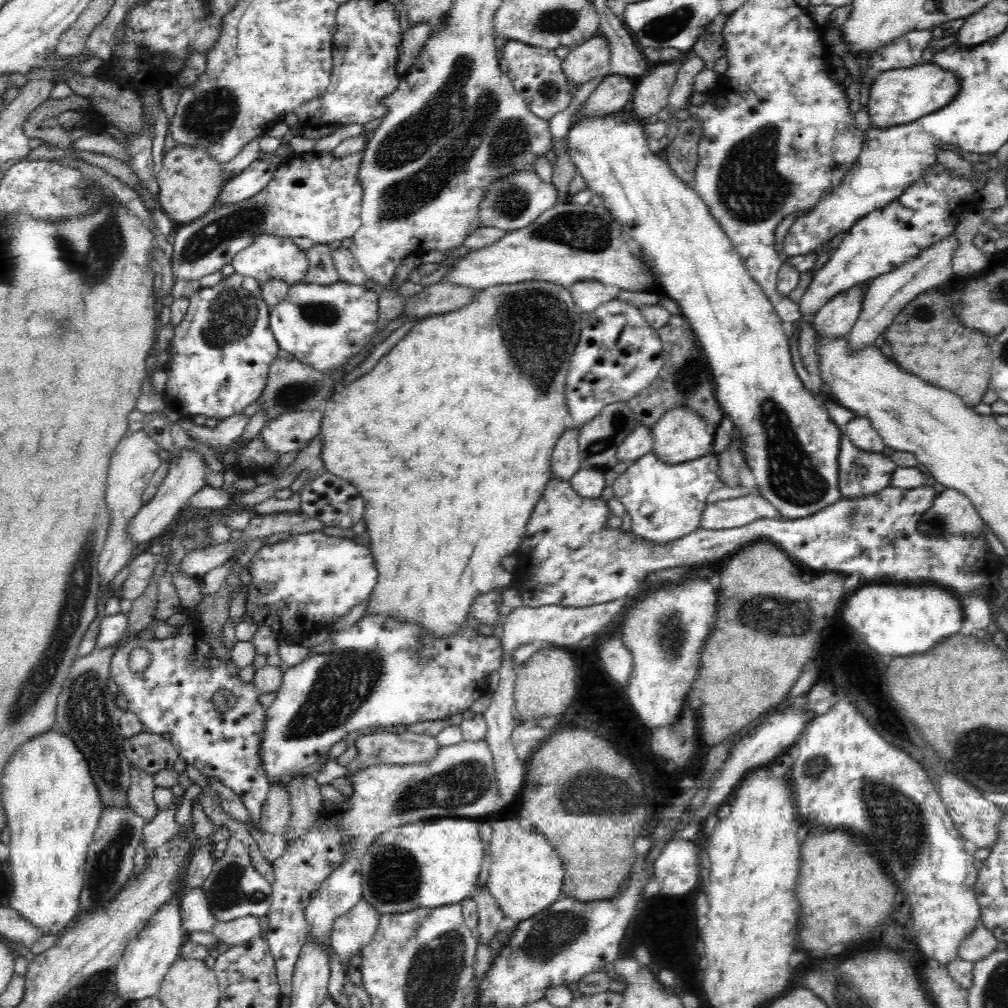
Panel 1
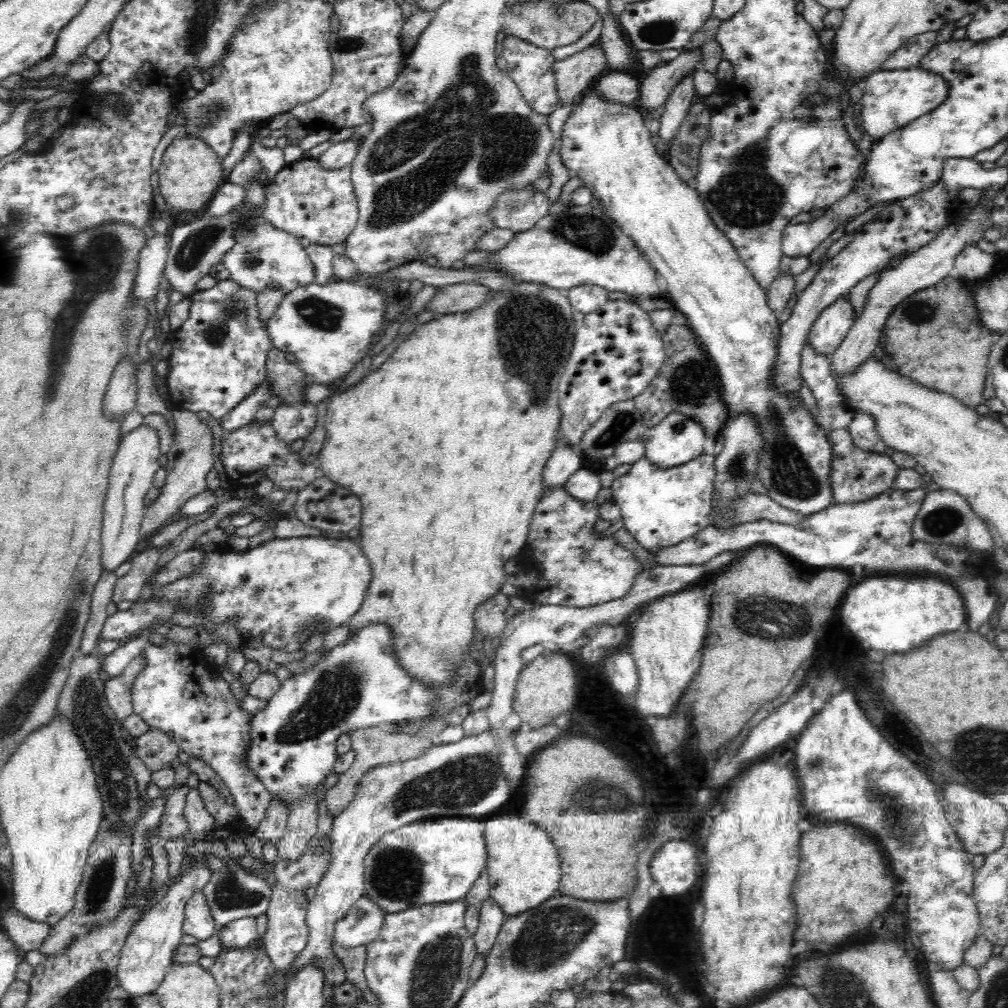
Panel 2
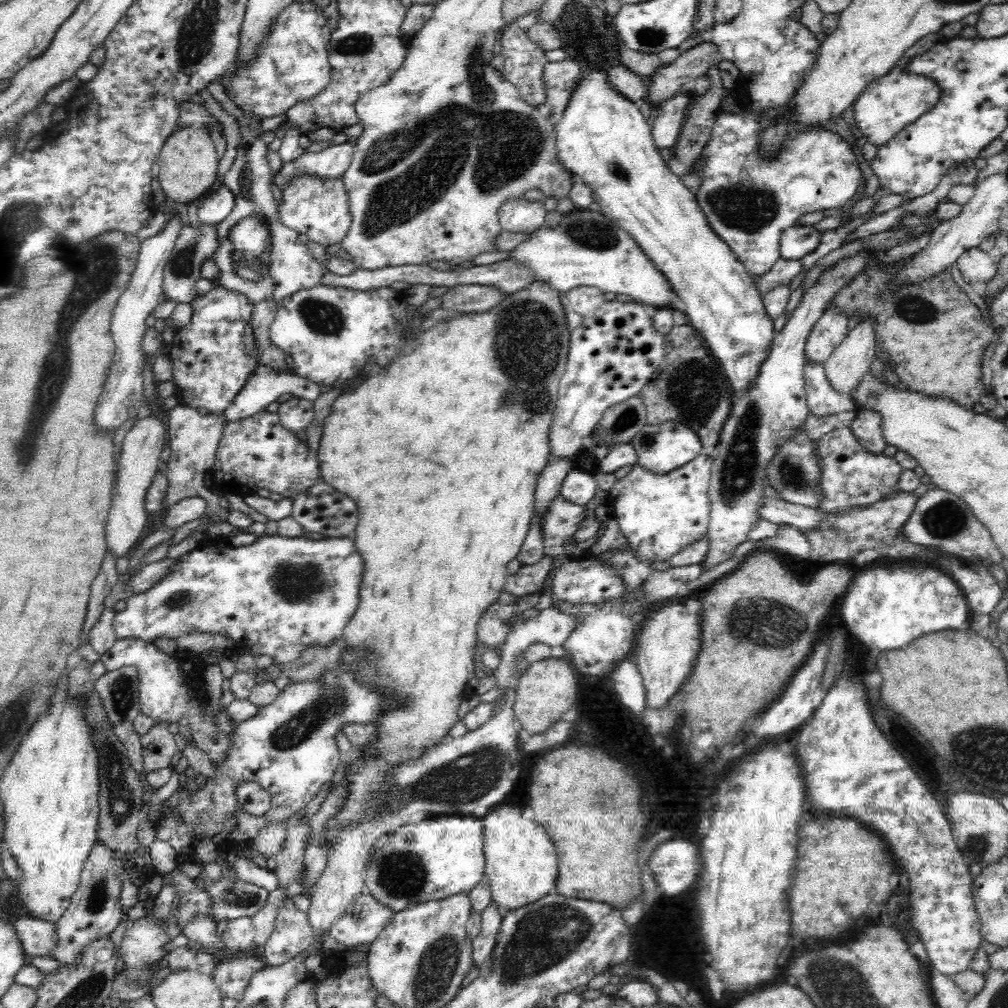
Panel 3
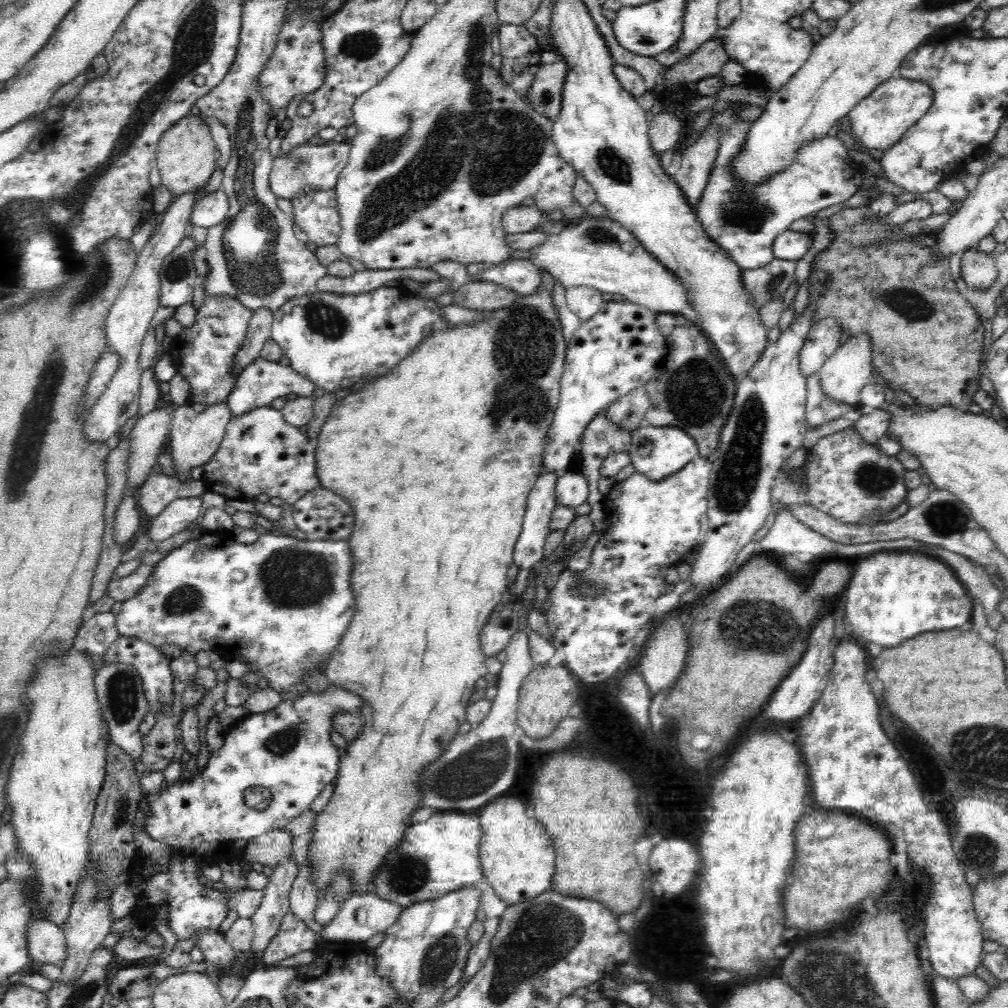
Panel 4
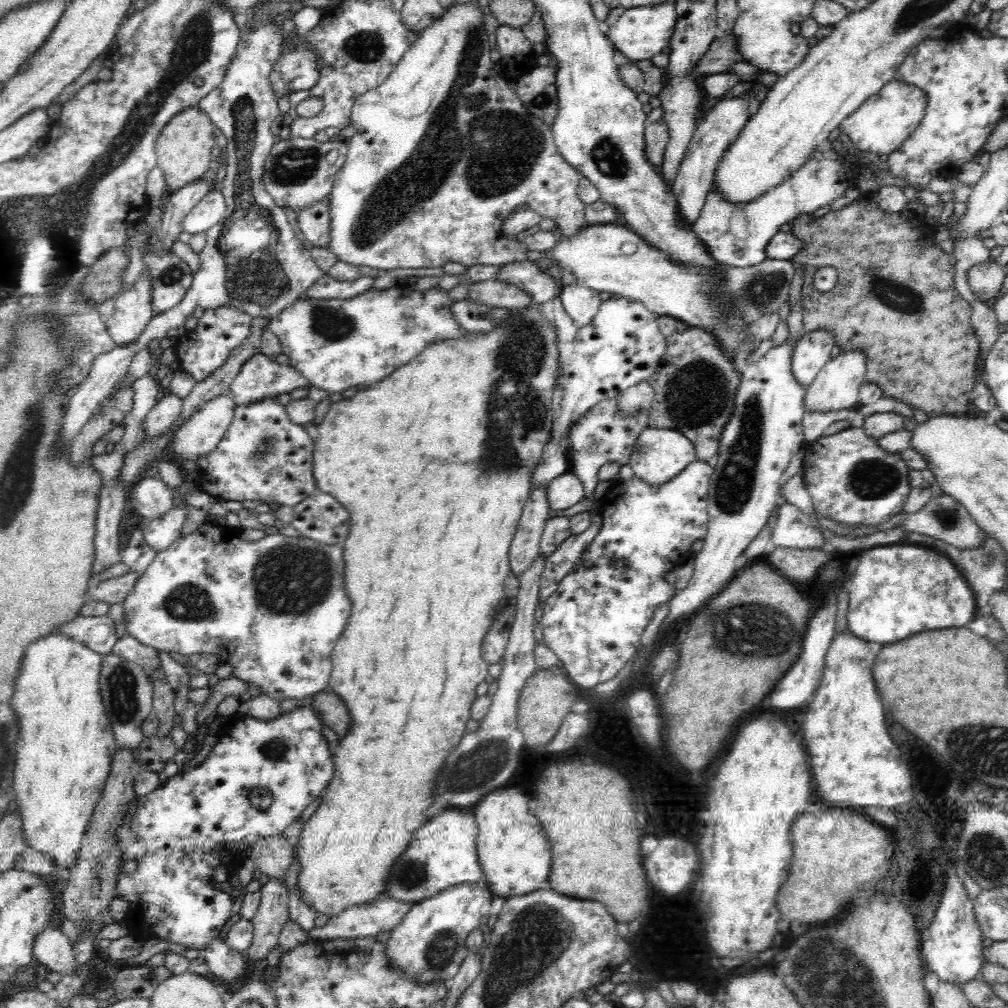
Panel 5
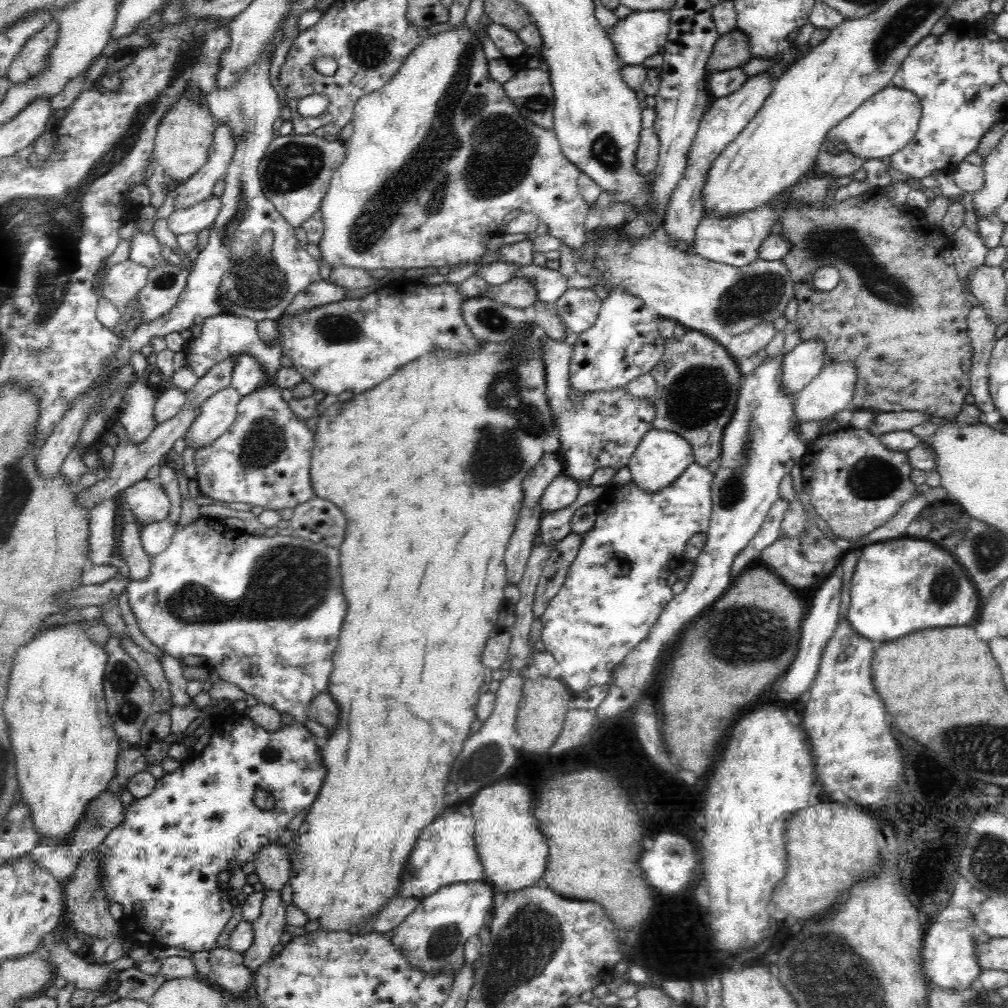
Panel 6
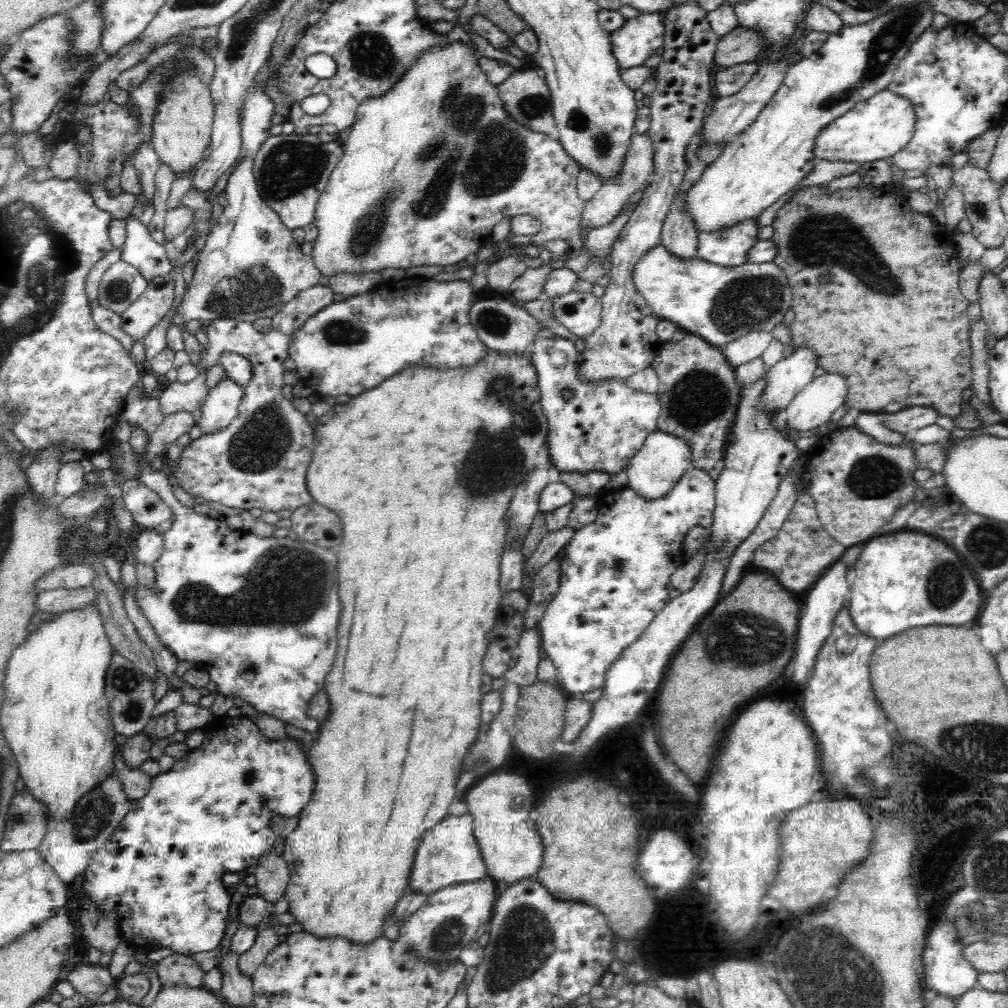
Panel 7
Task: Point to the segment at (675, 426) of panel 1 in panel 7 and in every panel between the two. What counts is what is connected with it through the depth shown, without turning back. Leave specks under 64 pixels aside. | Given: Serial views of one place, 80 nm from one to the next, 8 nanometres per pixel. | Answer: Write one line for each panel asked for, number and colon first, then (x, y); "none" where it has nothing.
2: (676, 440)
3: (660, 449)
4: (657, 452)
5: (660, 454)
6: (662, 456)
7: (658, 467)

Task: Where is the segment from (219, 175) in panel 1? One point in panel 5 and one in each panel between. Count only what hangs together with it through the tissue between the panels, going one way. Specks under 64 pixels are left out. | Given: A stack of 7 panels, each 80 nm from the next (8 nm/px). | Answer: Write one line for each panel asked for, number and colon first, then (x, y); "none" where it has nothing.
2: (190, 171)
3: (187, 161)
4: (185, 156)
5: (183, 148)

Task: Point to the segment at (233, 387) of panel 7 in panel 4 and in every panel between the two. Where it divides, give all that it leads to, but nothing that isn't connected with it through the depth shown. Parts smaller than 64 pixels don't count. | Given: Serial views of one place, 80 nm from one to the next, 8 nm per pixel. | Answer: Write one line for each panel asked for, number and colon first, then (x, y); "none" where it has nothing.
4: (194, 437)
5: (200, 435)
6: (217, 413)

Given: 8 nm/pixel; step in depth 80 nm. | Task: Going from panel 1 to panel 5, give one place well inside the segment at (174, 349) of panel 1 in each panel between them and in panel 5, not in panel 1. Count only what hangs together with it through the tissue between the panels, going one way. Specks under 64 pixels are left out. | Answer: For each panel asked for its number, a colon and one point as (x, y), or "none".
2: (218, 355)
3: (212, 355)
4: (202, 353)
5: (219, 332)

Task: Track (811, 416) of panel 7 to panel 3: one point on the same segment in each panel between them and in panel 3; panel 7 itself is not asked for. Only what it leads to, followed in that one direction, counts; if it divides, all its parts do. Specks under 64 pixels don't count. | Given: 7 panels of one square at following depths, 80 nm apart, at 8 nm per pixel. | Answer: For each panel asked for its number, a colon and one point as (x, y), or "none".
3: (845, 367)
4: (841, 377)
5: (836, 386)
6: (830, 391)

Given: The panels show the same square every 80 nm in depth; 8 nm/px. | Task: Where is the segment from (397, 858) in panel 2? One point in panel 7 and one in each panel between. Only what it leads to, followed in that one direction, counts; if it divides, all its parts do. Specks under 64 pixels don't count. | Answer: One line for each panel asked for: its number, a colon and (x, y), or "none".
3: (442, 855)
4: (440, 855)
5: (443, 853)
6: (445, 853)
7: (449, 855)

